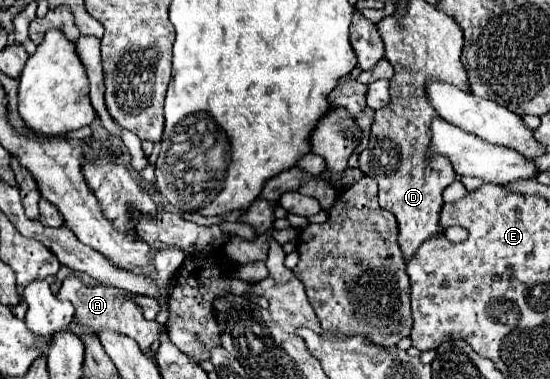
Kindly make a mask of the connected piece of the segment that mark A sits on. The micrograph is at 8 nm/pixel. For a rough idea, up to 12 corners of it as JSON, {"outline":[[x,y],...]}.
{"outline":[[79,273],[63,281],[57,297],[71,301],[77,321],[133,337],[143,347],[163,325],[147,321],[135,295]]}

